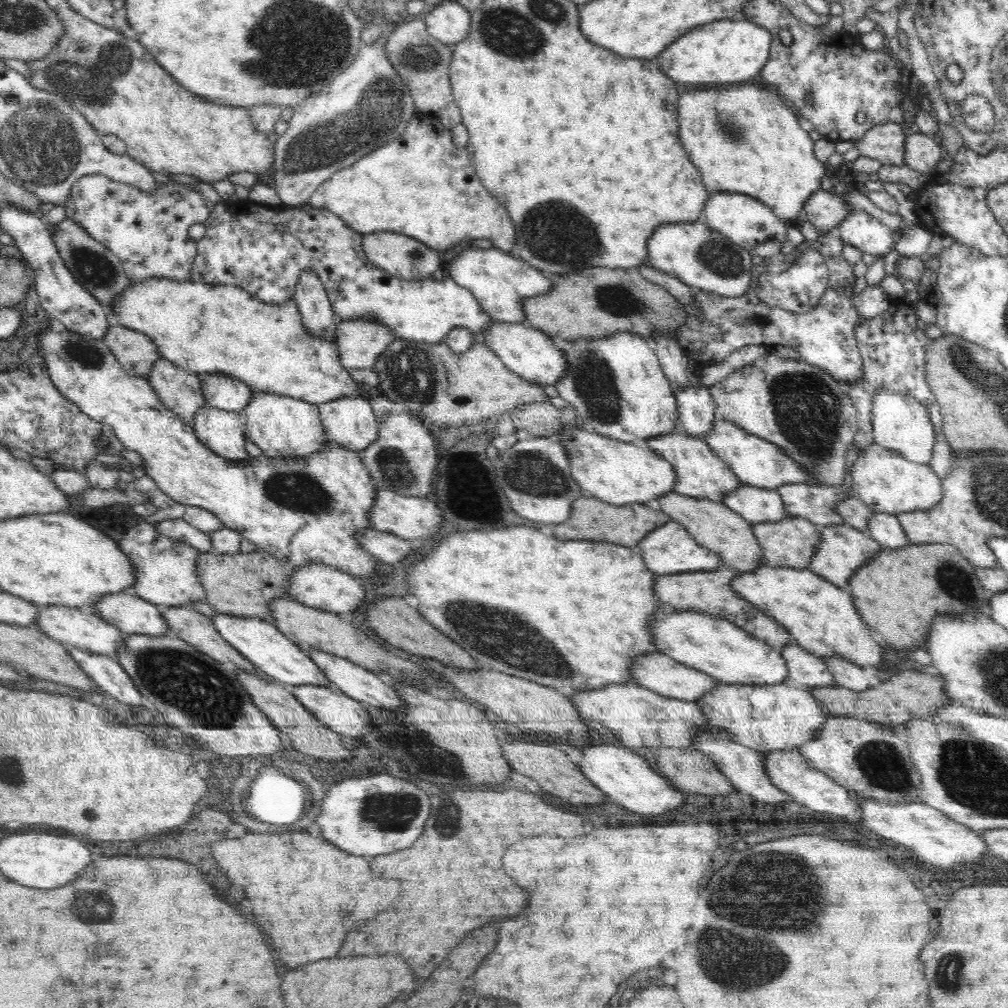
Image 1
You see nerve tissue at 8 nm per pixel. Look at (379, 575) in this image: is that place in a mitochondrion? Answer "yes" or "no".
no

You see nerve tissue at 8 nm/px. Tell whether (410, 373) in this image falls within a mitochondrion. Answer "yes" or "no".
yes

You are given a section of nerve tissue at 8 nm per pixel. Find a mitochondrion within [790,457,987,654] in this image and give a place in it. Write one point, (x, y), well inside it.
(953, 580)

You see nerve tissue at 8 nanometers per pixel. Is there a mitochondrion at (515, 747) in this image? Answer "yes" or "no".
no

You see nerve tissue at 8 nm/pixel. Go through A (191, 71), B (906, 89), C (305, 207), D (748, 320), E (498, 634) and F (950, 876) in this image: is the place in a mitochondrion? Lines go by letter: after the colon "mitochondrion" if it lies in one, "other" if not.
A: other
B: other
C: other
D: mitochondrion
E: mitochondrion
F: other

